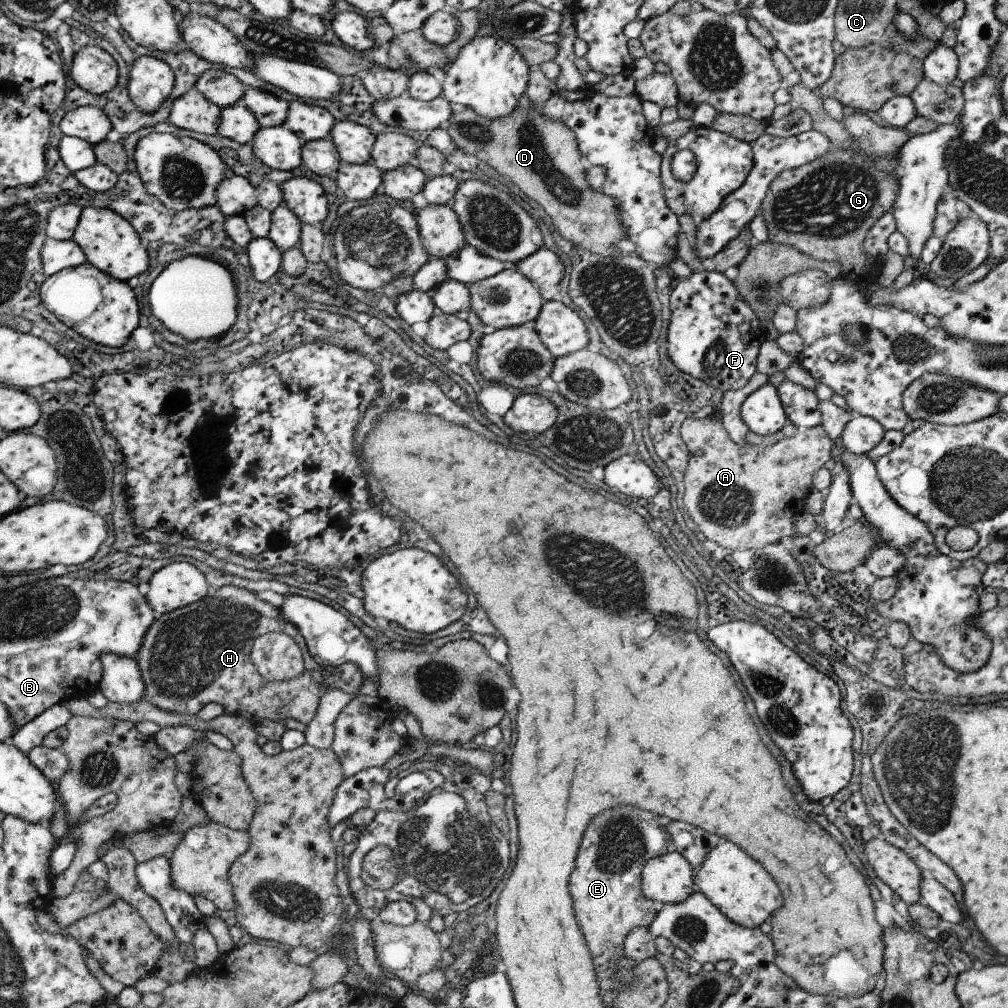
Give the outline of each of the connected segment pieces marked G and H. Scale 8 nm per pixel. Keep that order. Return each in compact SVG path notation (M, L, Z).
M860 112L843 118L842 124L852 136L852 146L850 148L831 147L826 154L822 154L820 158L812 160L805 166L780 172L780 175L772 180L761 208L769 241L792 246L818 261L838 262L844 272L854 272L853 280L857 288L867 294L870 287L878 284L881 266L871 262L871 258L865 254L863 245L876 220L892 210L899 189L899 170L892 168L890 172L884 172L874 166L874 160L894 158L912 136L908 136L908 132L903 130L904 127L880 126L874 118Z
M224 586L219 590L216 590L214 596L206 596L204 599L198 600L198 602L178 608L175 611L168 612L156 620L156 624L152 624L152 628L148 628L148 636L144 636L144 648L140 648L138 652L138 660L140 660L140 673L143 674L144 685L147 686L147 691L144 692L144 699L148 700L153 706L158 709L164 710L168 713L175 713L186 716L197 716L198 712L202 710L209 703L217 703L224 707L224 711L228 715L235 715L238 717L244 717L252 720L255 724L264 721L282 721L284 722L287 718L292 718L296 722L300 722L305 725L310 725L310 722L316 717L317 711L319 710L319 701L321 697L325 696L327 691L331 689L338 689L348 695L359 695L361 685L363 684L363 675L360 668L354 664L354 662L344 663L338 667L335 667L329 675L322 676L322 668L318 662L313 660L313 657L307 650L307 642L300 641L302 645L303 657L301 659L301 672L299 674L291 675L288 681L268 681L265 680L259 670L256 669L254 662L251 660L251 651L255 645L255 641L263 636L265 633L270 632L293 634L300 636L300 630L286 621L279 612L278 608L263 602L256 598L254 592L248 592L242 588L236 588L236 586Z

